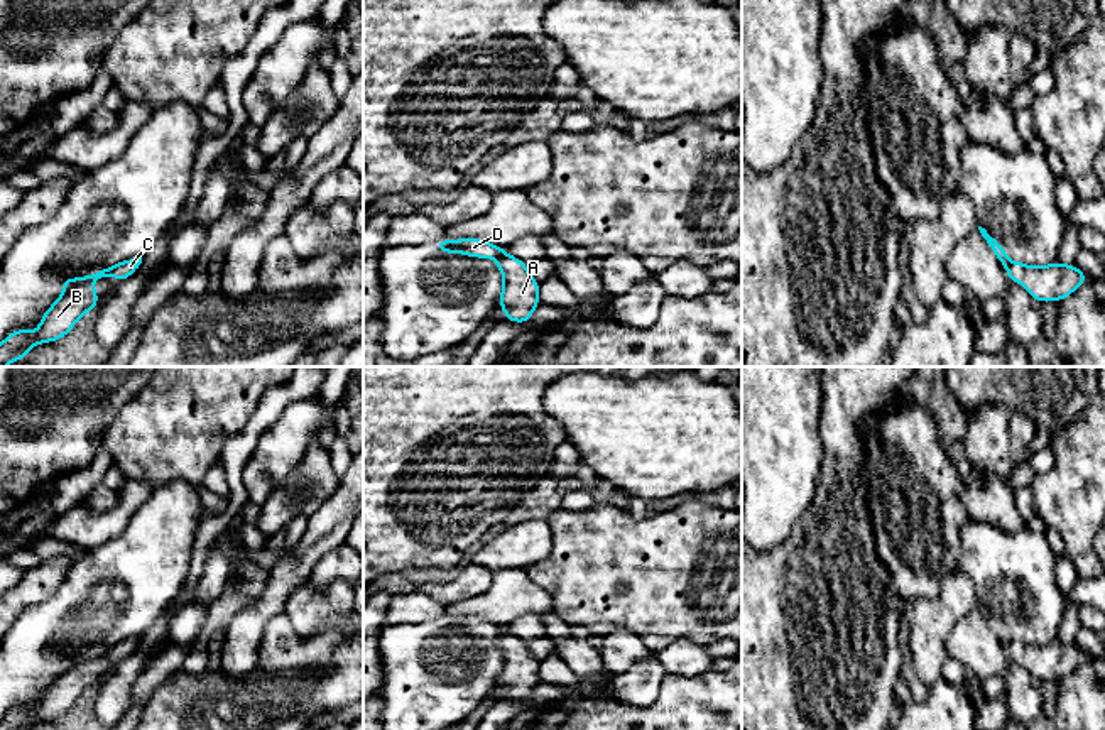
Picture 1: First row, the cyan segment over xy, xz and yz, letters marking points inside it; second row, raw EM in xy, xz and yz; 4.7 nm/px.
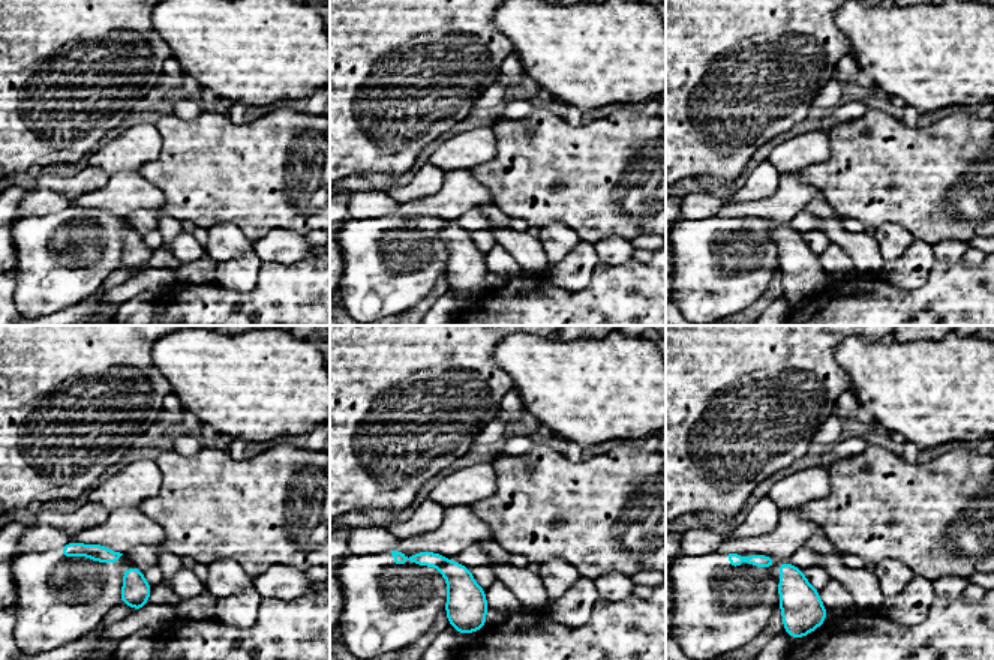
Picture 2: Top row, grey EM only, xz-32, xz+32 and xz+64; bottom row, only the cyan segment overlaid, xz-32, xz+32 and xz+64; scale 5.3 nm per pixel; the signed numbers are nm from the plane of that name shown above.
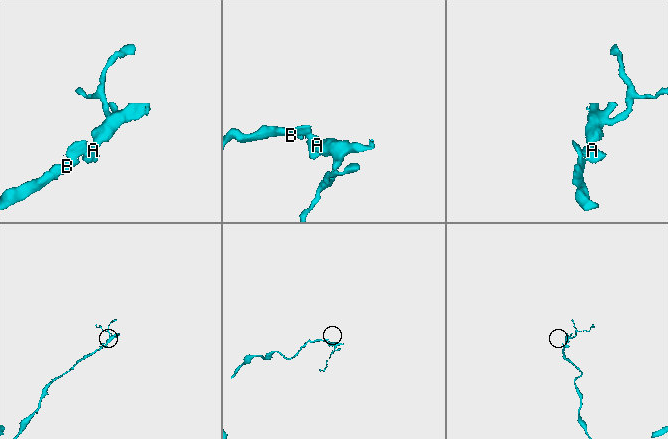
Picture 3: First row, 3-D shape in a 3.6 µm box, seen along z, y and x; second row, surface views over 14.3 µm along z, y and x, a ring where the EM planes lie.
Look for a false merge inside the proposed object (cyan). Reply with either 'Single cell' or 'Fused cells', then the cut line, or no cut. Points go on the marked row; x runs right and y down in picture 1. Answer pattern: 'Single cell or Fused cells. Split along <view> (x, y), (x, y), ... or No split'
Single cell. No split

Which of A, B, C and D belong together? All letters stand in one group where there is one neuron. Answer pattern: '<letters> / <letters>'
A B C D

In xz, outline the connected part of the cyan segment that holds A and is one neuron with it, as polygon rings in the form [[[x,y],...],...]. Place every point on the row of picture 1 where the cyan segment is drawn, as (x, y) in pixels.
[[[441,238],[436,240],[436,247],[441,255],[460,252],[466,257],[495,259],[504,275],[504,289],[497,304],[507,313],[504,321],[531,321],[532,311],[539,306],[539,282],[529,274],[525,262],[507,255],[504,247],[478,238]]]

